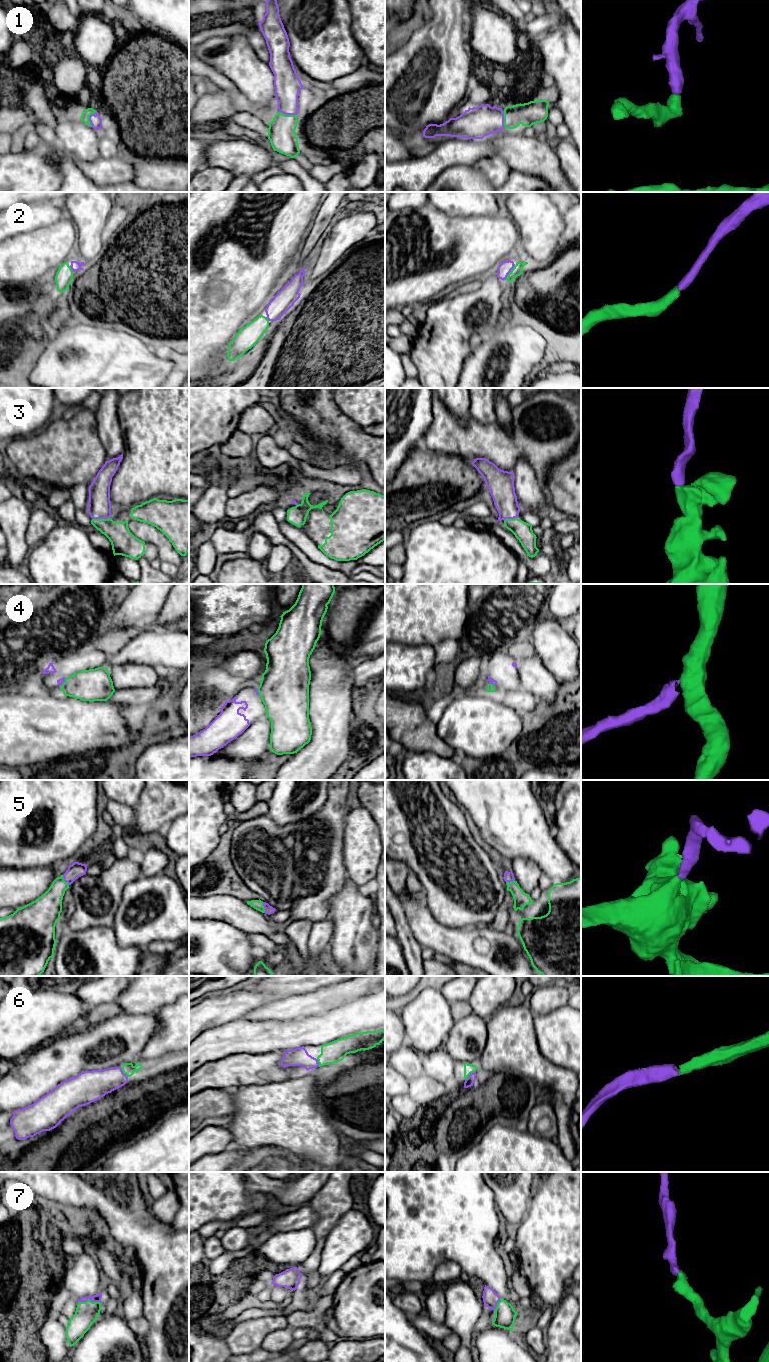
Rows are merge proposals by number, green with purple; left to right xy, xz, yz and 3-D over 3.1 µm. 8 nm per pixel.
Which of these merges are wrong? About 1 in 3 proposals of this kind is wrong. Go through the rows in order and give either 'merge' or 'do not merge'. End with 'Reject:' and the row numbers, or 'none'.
1: merge
2: merge
3: merge
4: do not merge
5: merge
6: merge
7: merge
Reject: 4

